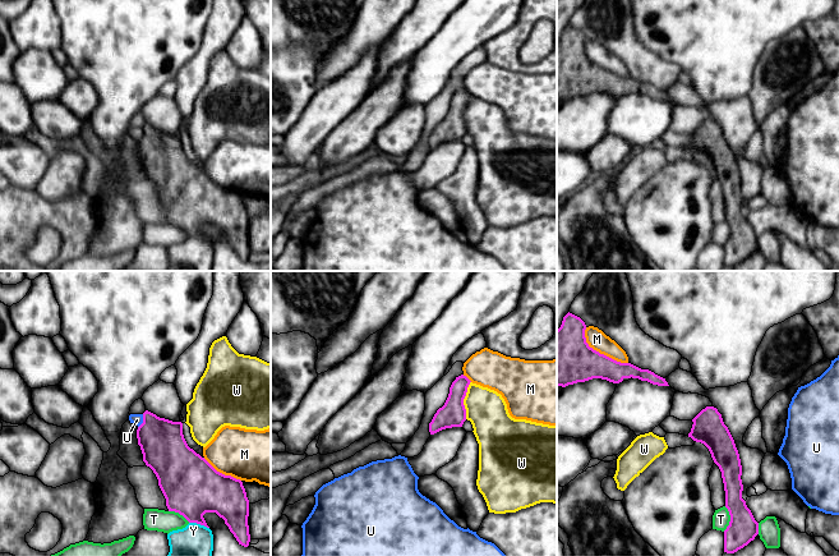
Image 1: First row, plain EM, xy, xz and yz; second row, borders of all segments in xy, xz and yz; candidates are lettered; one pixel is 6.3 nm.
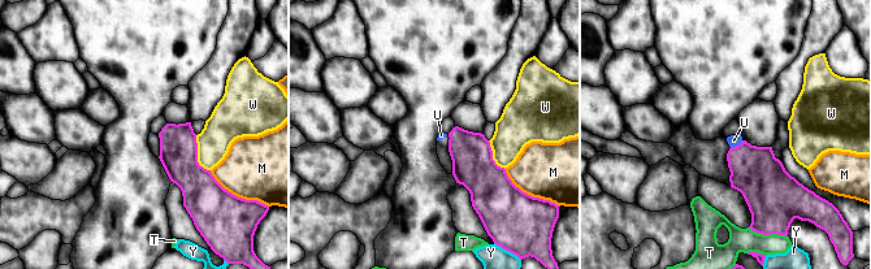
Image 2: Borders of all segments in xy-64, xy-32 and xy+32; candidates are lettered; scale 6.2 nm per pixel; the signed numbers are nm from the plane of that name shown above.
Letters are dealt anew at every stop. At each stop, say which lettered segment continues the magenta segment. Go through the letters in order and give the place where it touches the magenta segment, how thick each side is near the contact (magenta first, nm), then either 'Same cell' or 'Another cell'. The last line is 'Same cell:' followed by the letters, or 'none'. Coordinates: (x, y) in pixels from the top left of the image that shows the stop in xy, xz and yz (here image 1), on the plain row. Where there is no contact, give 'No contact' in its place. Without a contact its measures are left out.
M: Touches magenta at yz (598, 65). Thickness 360 nm (magenta) against 120 nm. Another cell
T: Touches magenta at yz (731, 233). Thickness 180 nm (magenta) against 110 nm. Another cell
U: Touches magenta at xy (143, 134). Thickness 280 nm (magenta) against 80 nm. Another cell
W: Touches magenta at xz (462, 114). Thickness 160 nm (magenta) against 260 nm. Another cell
Y: Touches magenta at xy (199, 237). Thickness 360 nm (magenta) against 280 nm. Another cell
Same cell: none

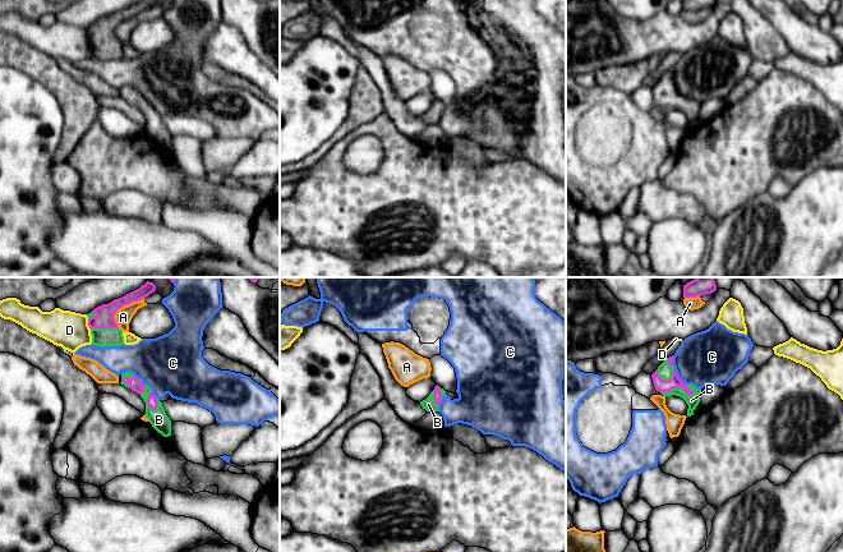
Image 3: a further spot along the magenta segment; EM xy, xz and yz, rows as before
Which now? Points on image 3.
A: Touches magenta at xy (121, 21). Thickness 120 nm (magenta) against 110 nm. Another cell
B: Touches magenta at yz (678, 100). Thickness 80 nm (magenta) against 80 nm. Same cell
C: Touches magenta at yz (677, 91). Thickness 80 nm (magenta) against 340 nm. Another cell
D: Touches magenta at xy (88, 37). Thickness 120 nm (magenta) against 240 nm. Another cell
Same cell: B

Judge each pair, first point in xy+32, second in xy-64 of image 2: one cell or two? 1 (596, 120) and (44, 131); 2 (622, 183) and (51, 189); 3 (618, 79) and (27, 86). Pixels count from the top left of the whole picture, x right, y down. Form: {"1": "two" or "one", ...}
{"1": "one", "2": "two", "3": "two"}

